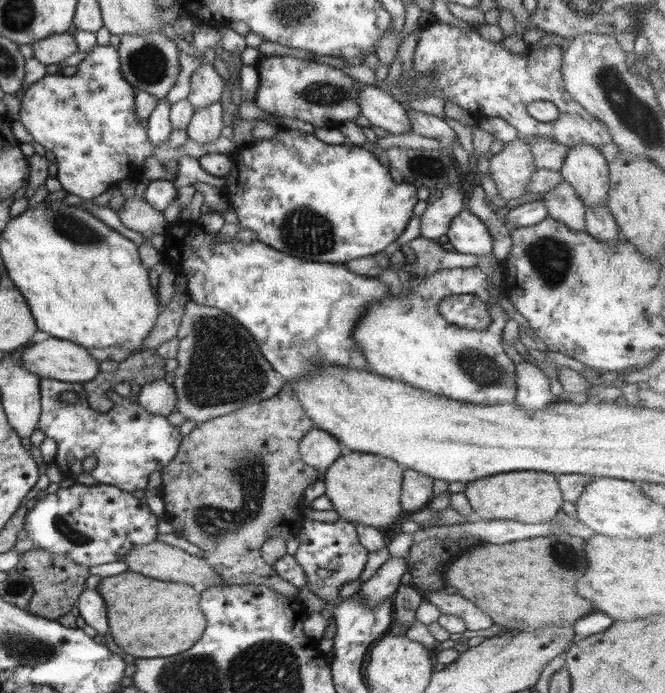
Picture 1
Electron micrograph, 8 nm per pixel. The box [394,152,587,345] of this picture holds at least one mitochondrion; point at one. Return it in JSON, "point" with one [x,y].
{"point":[551,257]}

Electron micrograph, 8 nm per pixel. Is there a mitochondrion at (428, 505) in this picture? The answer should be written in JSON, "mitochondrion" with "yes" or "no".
{"mitochondrion":"no"}

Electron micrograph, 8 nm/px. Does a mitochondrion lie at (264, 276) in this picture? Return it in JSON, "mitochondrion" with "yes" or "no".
{"mitochondrion":"no"}

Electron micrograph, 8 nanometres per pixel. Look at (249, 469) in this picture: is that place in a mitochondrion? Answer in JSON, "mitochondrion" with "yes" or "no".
{"mitochondrion":"yes"}

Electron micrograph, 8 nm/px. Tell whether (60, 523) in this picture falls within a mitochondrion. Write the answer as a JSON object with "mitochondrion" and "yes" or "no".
{"mitochondrion":"yes"}

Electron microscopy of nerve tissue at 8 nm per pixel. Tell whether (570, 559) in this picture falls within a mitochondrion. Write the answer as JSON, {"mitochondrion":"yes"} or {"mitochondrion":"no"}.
{"mitochondrion":"yes"}

